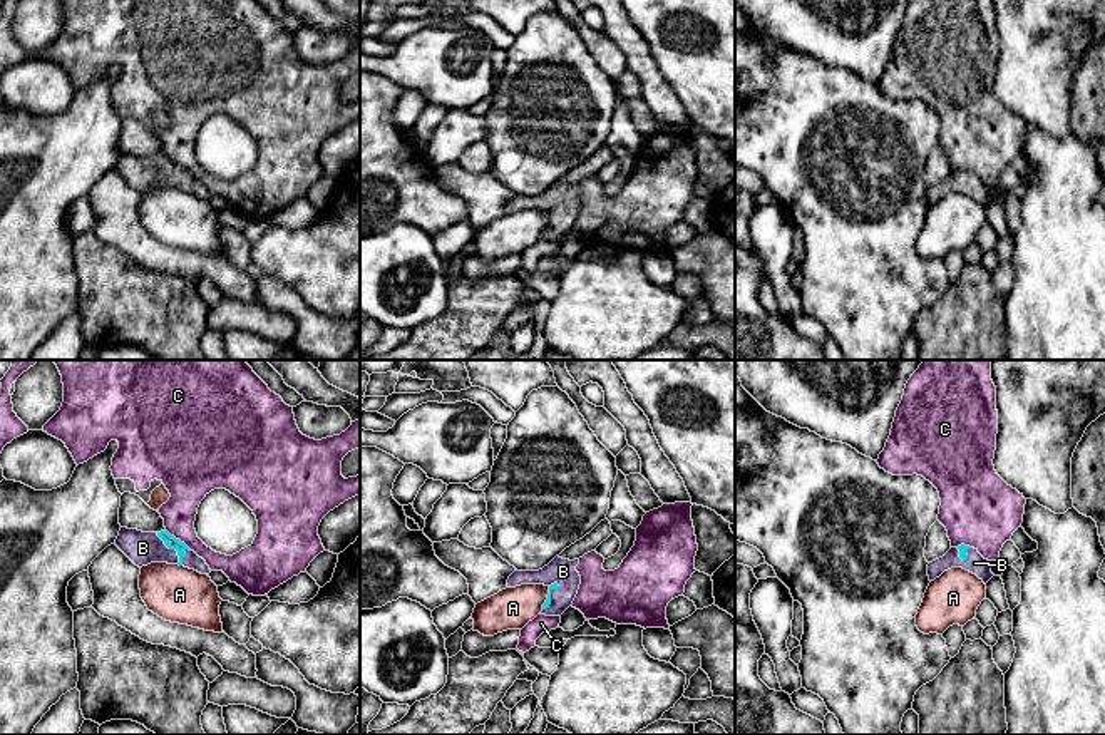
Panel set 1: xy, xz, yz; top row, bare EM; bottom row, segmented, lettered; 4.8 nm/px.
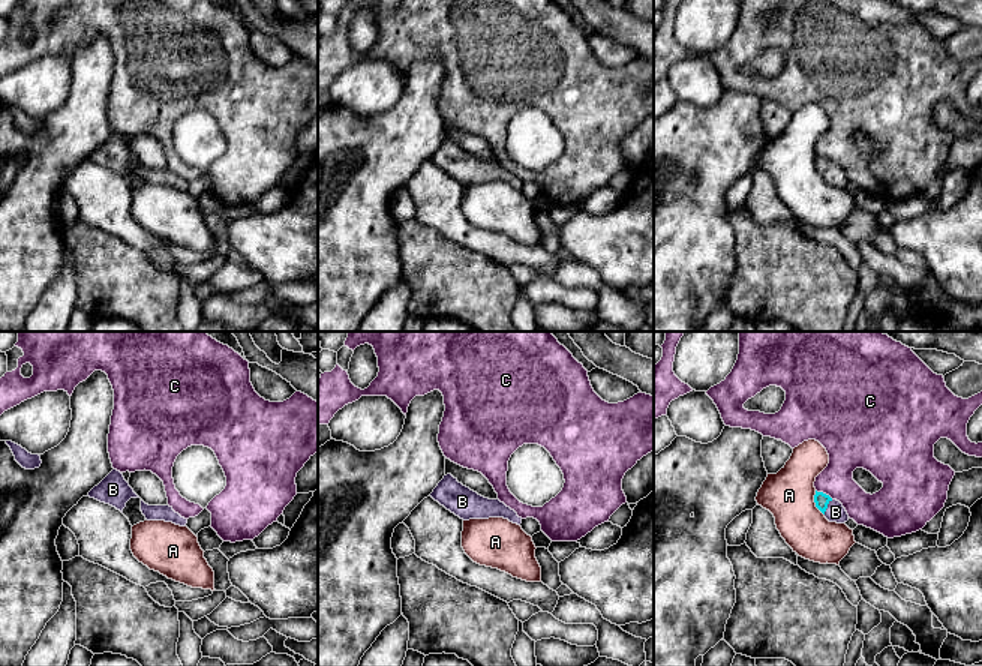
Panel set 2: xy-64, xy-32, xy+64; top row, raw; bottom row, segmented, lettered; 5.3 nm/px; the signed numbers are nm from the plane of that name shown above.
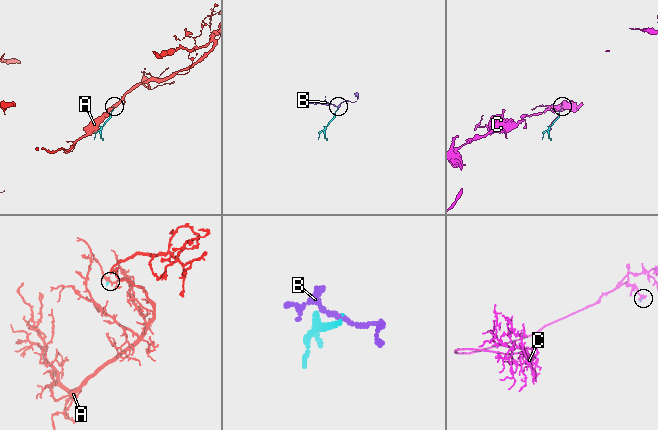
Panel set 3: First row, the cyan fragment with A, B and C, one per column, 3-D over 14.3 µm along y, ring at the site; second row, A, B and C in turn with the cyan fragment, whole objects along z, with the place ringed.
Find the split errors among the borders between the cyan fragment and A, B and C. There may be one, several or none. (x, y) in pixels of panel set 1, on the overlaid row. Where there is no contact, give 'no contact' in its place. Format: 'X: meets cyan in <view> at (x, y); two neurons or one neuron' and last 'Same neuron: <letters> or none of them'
A: meets cyan in xz at (548, 598); two neurons
B: meets cyan in xy at (173, 548); one neuron
C: meets cyan in xy at (178, 539); two neurons
Same neuron: B

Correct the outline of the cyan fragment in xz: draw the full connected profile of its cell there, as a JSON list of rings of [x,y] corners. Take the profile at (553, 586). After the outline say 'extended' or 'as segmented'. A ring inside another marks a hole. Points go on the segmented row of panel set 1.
[[[556,556],[539,571],[514,571],[507,579],[507,588],[521,584],[544,584],[549,588],[541,614],[561,616],[574,601],[581,576],[576,571],[579,559],[569,561]]]; extended

